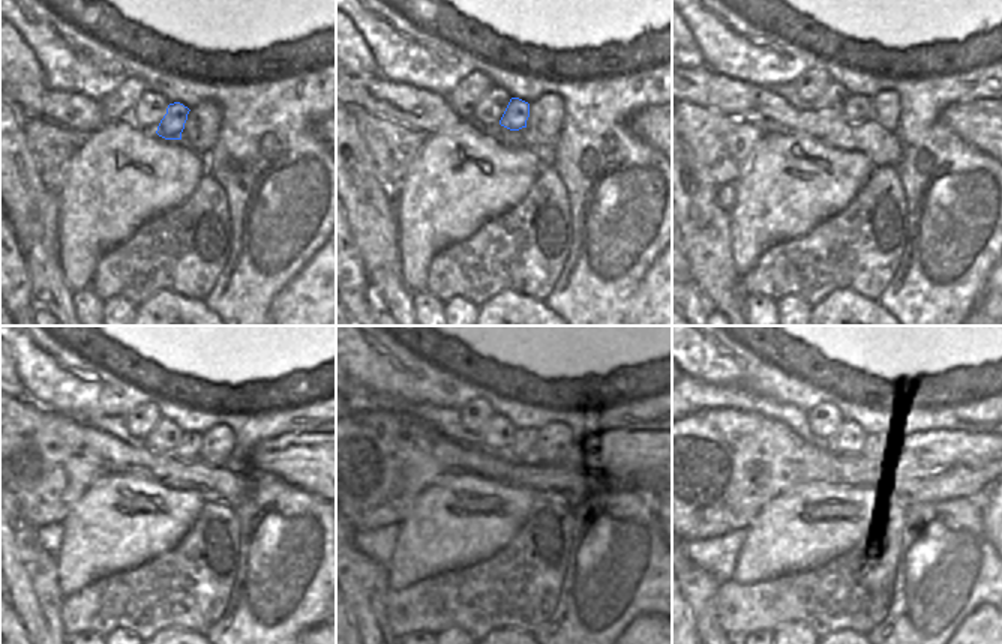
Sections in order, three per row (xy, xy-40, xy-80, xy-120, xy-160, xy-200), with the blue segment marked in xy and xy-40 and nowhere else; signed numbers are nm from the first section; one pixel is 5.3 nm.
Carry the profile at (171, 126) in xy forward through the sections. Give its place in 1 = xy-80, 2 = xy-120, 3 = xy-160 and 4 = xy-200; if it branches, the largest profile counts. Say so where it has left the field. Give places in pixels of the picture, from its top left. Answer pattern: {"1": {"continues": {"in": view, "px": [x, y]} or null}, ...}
{"1": {"continues": {"in": "xy-80", "px": [857, 108]}}, "2": {"continues": {"in": "xy-120", "px": [188, 448]}}, "3": {"continues": {"in": "xy-160", "px": [525, 439]}}, "4": {"continues": {"in": "xy-200", "px": [858, 443]}}}

